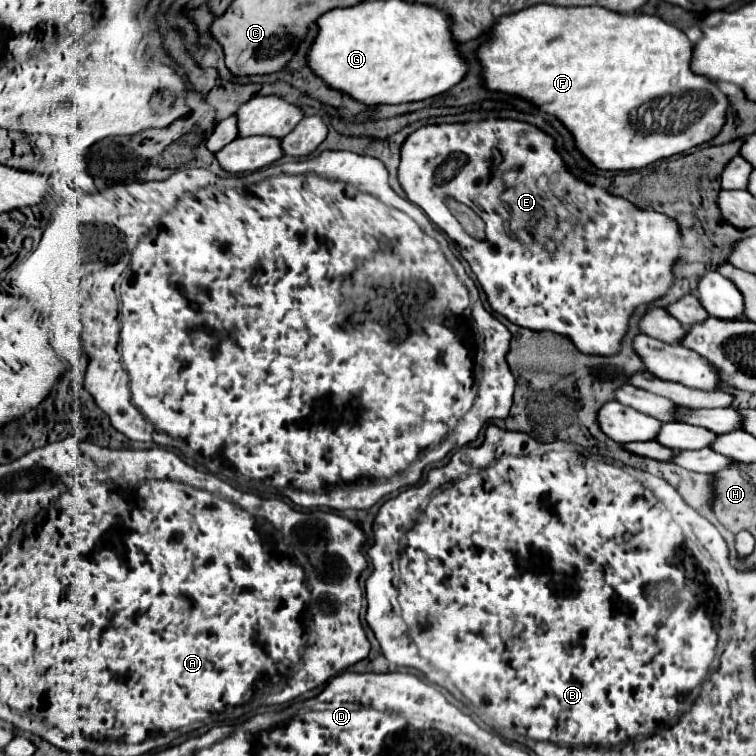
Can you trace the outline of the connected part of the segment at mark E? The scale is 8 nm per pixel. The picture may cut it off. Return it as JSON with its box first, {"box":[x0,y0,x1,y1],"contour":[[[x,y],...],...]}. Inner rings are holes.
{"box":[397,119,683,355],"contour":[[[483,119],[483,121],[469,121],[469,123],[423,125],[417,131],[413,131],[403,141],[403,145],[401,145],[401,163],[399,163],[399,169],[397,169],[397,179],[399,179],[401,187],[403,187],[403,191],[407,193],[407,199],[411,203],[419,205],[425,211],[425,215],[459,245],[457,249],[459,249],[461,257],[469,261],[473,273],[477,275],[477,281],[481,283],[483,291],[487,293],[487,299],[489,299],[493,311],[501,313],[503,317],[507,317],[511,323],[515,323],[519,327],[527,327],[527,329],[533,329],[533,331],[553,331],[553,333],[559,333],[563,337],[569,337],[573,341],[573,345],[581,353],[587,353],[587,355],[617,355],[621,351],[623,337],[625,337],[625,333],[629,329],[629,319],[635,313],[635,309],[639,305],[651,303],[651,301],[655,301],[655,299],[671,293],[671,289],[675,285],[673,267],[681,259],[681,247],[683,247],[681,229],[679,229],[677,219],[671,219],[669,215],[665,215],[661,211],[655,211],[655,209],[639,209],[637,205],[633,205],[625,197],[617,197],[617,195],[609,193],[603,187],[585,183],[583,179],[575,177],[565,167],[565,161],[561,159],[561,155],[555,151],[555,139],[551,135],[543,133],[535,125],[529,125],[529,123],[523,123],[523,121],[515,121],[515,119]],[[447,195],[449,197],[455,197],[457,201],[461,201],[465,205],[469,205],[485,221],[487,235],[485,235],[483,241],[481,239],[475,239],[475,237],[471,237],[469,233],[463,231],[463,227],[459,225],[459,221],[451,215],[451,211],[445,205],[445,197]],[[569,203],[577,209],[575,211],[575,223],[565,223],[565,215],[561,217],[561,215],[555,215],[553,213],[553,209],[557,205],[563,207],[563,205],[569,205]],[[547,233],[553,233],[553,243],[535,243],[537,237],[543,237]]]}

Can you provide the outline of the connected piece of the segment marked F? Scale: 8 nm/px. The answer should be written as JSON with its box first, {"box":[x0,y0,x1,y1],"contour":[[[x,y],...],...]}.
{"box":[479,3,729,171],"contour":[[[539,3],[495,23],[491,39],[479,47],[479,59],[487,89],[521,95],[557,115],[573,133],[577,149],[599,169],[629,171],[711,141],[725,125],[729,99],[715,81],[693,73],[691,51],[689,37],[659,15]]]}

